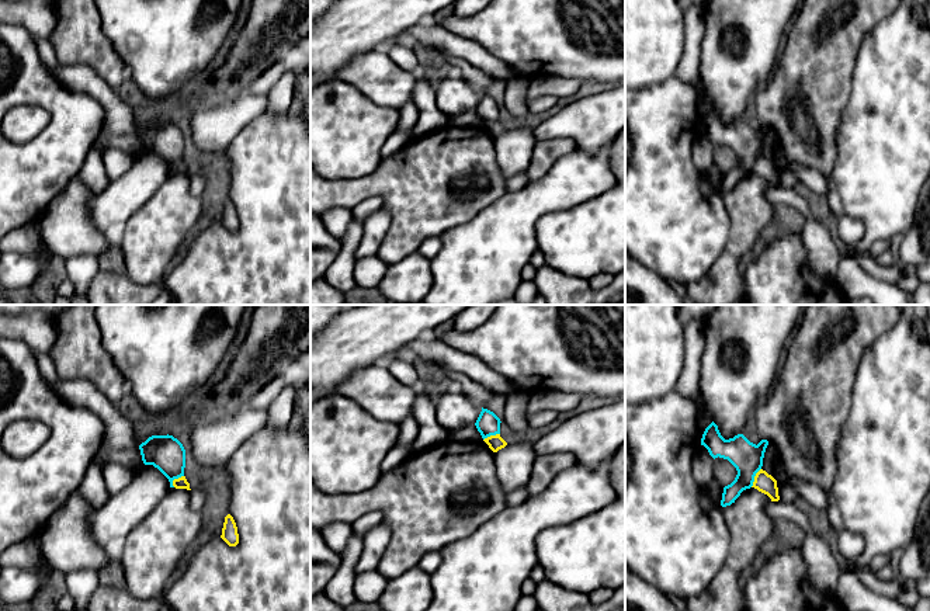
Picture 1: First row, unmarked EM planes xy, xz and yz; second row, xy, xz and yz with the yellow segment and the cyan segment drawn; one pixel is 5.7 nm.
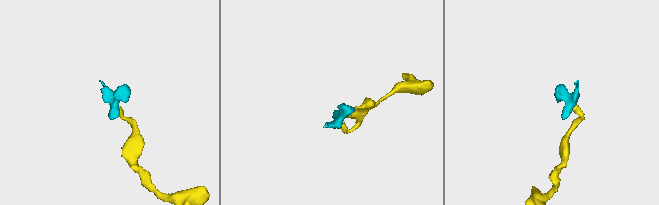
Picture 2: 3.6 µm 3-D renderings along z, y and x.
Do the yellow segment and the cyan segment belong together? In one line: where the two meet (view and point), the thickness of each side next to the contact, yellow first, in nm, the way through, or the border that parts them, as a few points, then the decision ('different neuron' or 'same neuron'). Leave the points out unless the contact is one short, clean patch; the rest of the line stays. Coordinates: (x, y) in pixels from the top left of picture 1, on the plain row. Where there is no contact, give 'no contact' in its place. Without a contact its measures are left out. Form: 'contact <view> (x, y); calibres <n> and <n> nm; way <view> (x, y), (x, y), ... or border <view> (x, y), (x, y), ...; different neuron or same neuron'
contact yz (755, 163); calibres 110 and 180 nm; border yz (760, 153), (750, 172); different neuron

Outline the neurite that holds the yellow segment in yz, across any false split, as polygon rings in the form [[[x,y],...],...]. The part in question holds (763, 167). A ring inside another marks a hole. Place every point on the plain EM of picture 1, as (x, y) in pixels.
[[[763,155],[756,159],[752,173],[767,180],[771,187],[780,185],[777,166]]]

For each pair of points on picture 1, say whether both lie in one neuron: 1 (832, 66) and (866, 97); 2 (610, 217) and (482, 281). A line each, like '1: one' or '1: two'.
1: two
2: two

